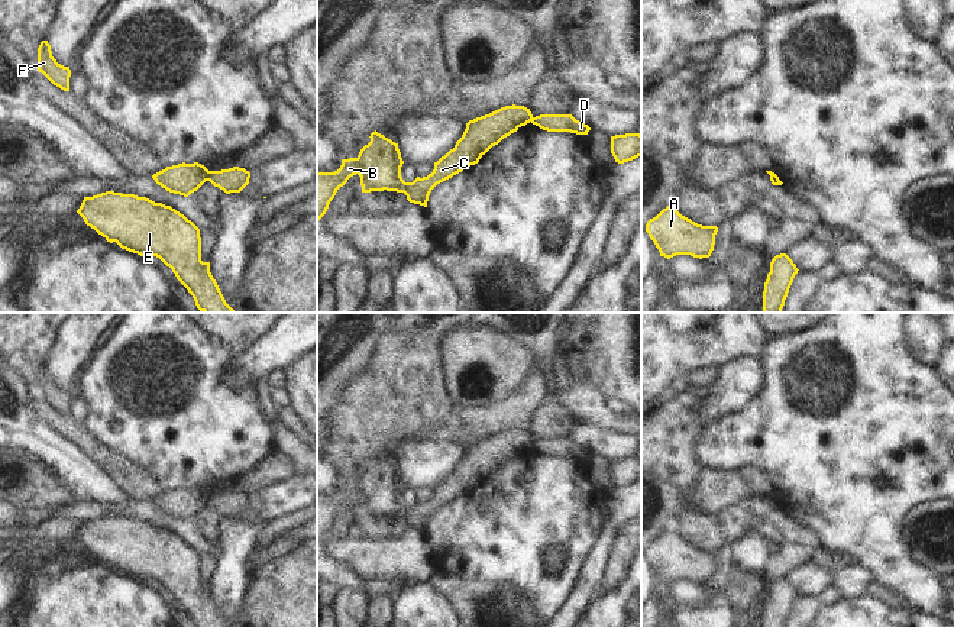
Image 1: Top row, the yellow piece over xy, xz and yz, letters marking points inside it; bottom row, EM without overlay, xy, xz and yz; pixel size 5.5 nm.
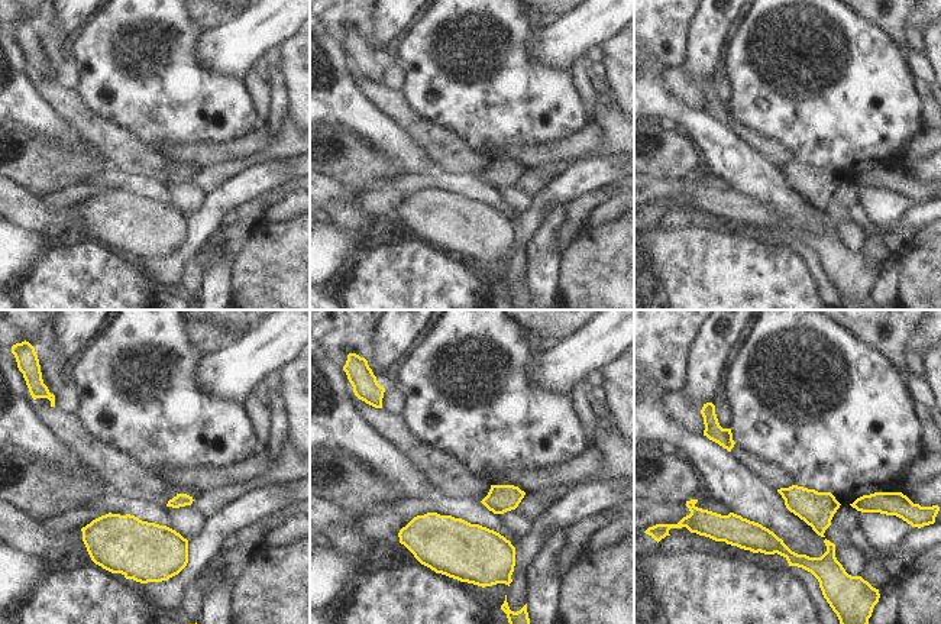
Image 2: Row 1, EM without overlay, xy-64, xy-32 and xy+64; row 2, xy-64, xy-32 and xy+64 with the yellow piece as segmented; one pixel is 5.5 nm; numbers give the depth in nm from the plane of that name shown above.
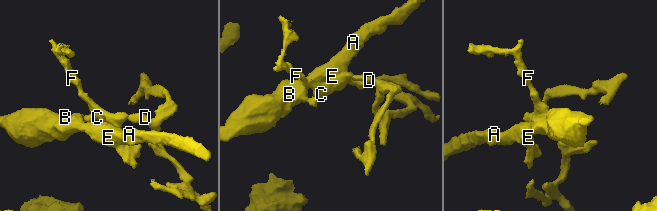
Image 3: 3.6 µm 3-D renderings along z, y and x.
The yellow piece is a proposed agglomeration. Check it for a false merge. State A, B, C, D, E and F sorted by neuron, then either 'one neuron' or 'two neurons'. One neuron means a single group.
groups A B C E F / D; two neurons

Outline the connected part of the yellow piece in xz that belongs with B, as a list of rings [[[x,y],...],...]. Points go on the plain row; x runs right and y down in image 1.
[[[512,429],[469,445],[455,472],[434,487],[433,497],[417,501],[413,507],[405,507],[401,501],[404,485],[398,468],[375,455],[356,482],[342,484],[334,497],[317,497],[317,544],[326,539],[337,514],[356,498],[360,501],[362,517],[404,517],[410,527],[427,531],[429,520],[437,508],[478,488],[492,471],[531,443],[530,433]]]

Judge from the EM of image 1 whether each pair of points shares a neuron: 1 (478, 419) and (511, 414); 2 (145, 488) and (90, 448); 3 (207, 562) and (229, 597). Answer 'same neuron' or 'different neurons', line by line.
1: same neuron
2: same neuron
3: different neurons

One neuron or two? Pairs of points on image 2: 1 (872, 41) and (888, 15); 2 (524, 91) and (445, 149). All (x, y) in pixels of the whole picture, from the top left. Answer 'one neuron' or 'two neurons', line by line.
1: two neurons
2: two neurons

